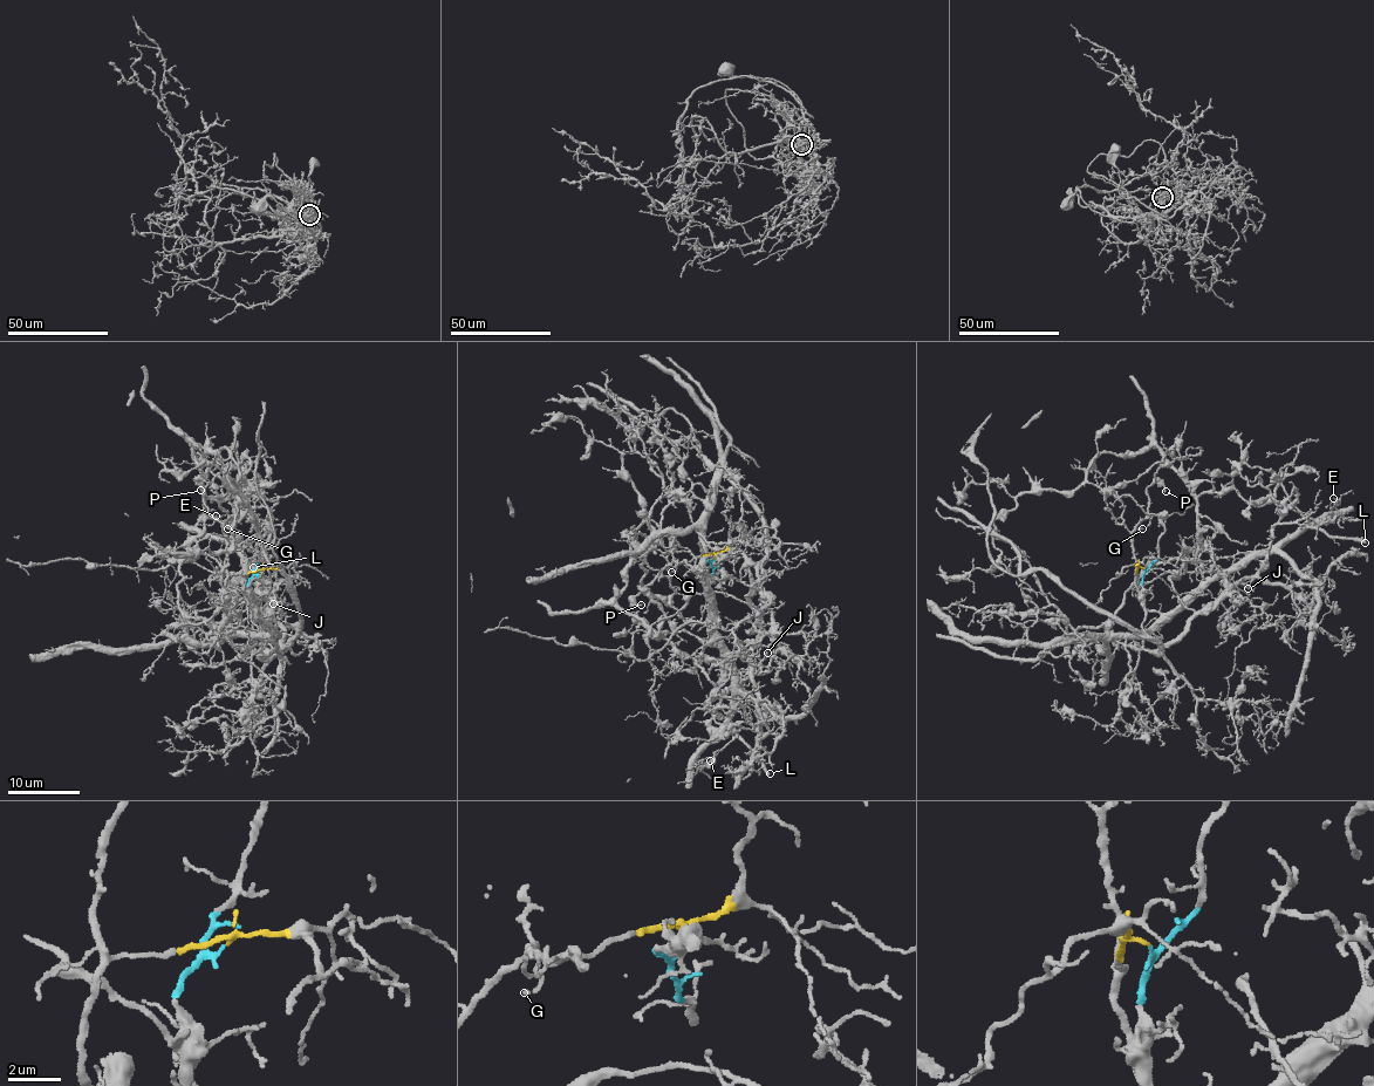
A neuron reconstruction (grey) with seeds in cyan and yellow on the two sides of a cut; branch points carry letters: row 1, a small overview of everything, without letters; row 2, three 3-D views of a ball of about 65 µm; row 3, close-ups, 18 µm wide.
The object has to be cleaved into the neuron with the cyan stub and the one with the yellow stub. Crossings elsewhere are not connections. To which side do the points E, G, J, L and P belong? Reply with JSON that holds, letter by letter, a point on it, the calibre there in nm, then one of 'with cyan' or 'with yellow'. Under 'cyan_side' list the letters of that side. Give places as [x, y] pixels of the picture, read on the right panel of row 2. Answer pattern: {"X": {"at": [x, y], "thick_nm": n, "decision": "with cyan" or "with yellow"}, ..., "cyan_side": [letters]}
{"E": {"at": [1333, 498], "thick_nm": 110, "decision": "with yellow"}, "G": {"at": [1142, 528], "thick_nm": 110, "decision": "with yellow"}, "J": {"at": [1248, 588], "thick_nm": 120, "decision": "with cyan"}, "L": {"at": [1365, 542], "thick_nm": 360, "decision": "with yellow"}, "P": {"at": [1166, 491], "thick_nm": 150, "decision": "with yellow"}, "cyan_side": ["J"]}

